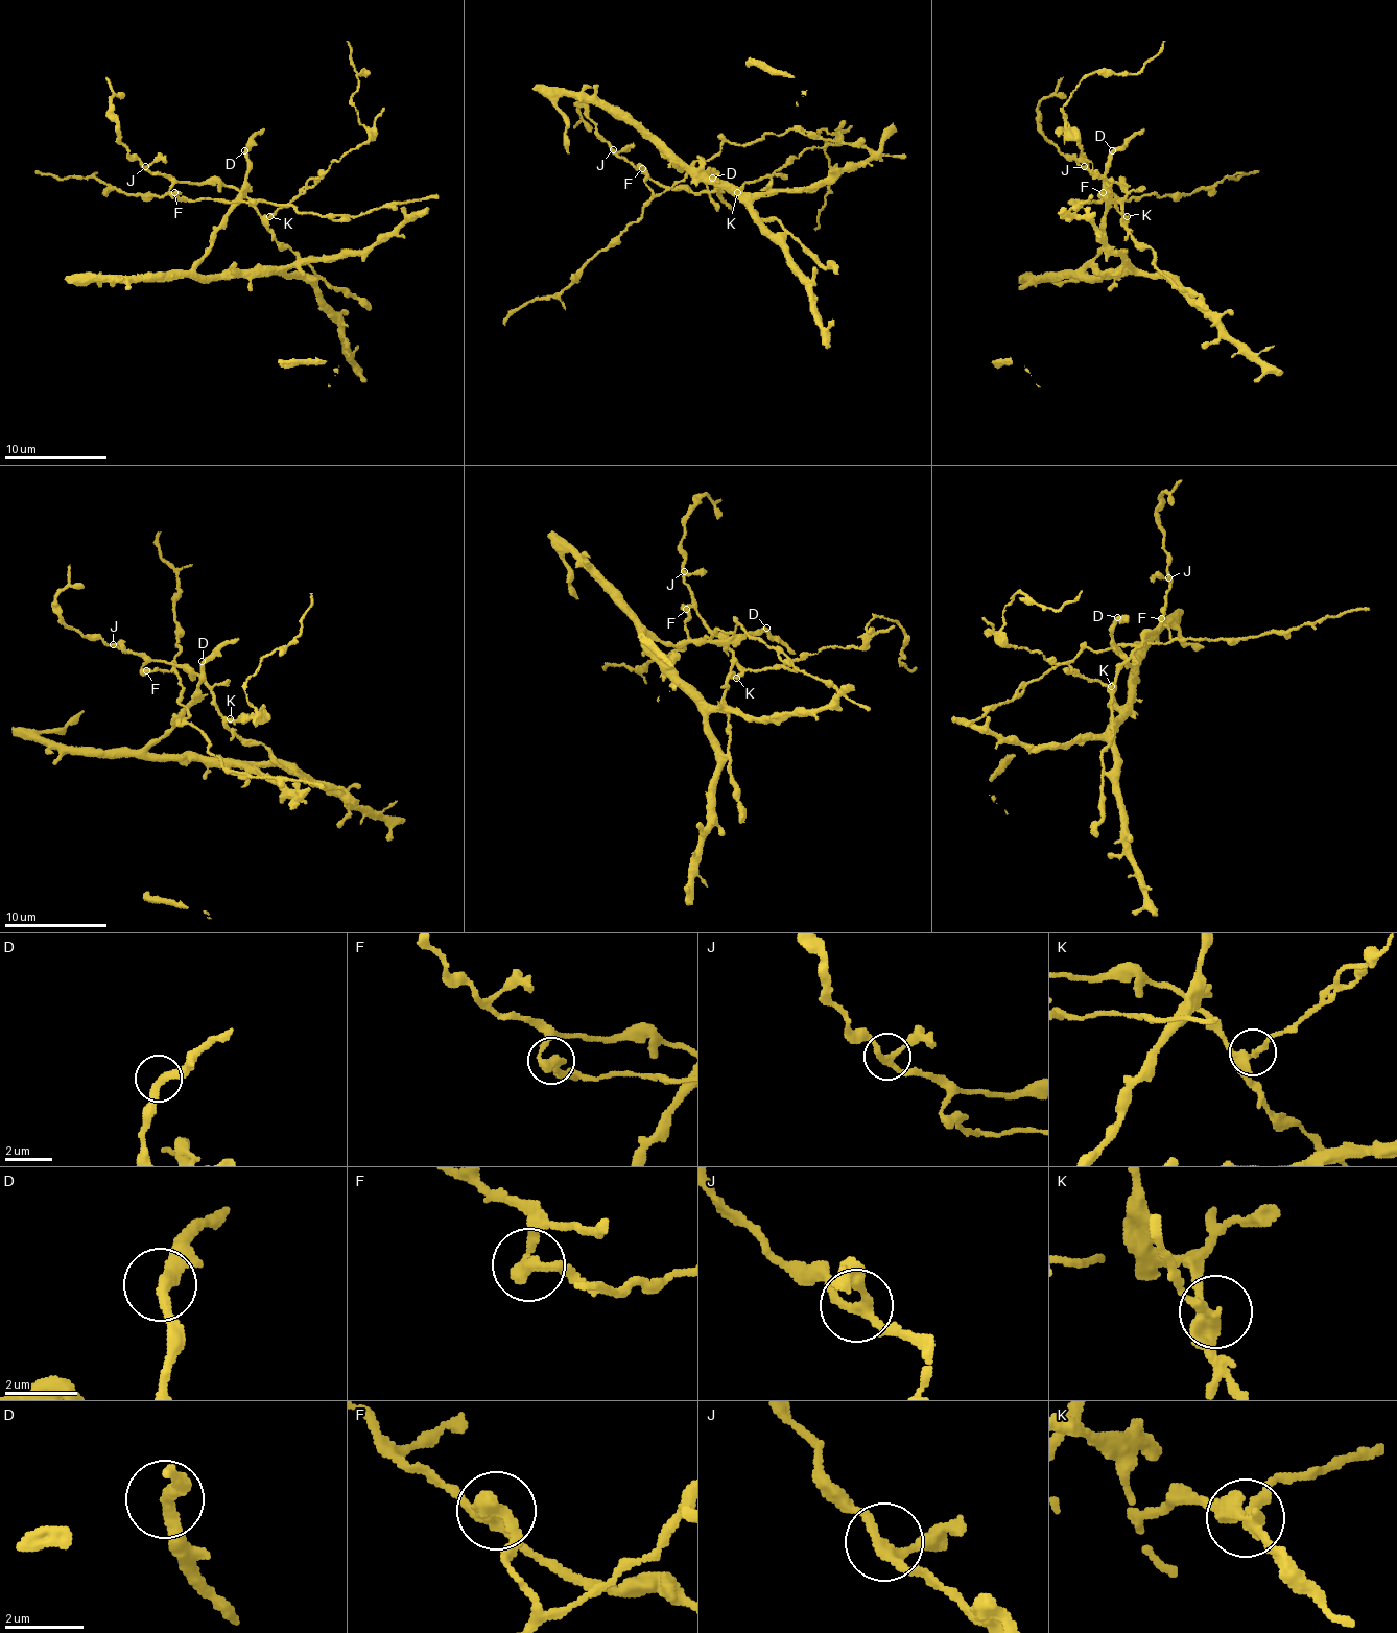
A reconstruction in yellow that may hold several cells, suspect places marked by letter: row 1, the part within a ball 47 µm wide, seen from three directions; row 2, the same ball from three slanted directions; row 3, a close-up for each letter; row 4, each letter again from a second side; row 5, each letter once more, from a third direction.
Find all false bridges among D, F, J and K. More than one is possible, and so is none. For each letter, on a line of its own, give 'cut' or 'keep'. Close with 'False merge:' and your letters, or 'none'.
D: keep
F: cut
J: keep
K: cut
False merge: F, K

